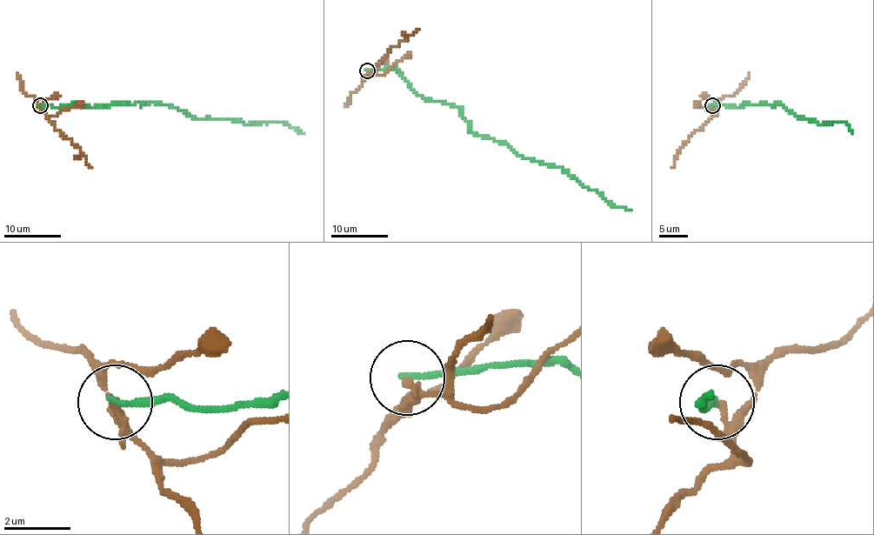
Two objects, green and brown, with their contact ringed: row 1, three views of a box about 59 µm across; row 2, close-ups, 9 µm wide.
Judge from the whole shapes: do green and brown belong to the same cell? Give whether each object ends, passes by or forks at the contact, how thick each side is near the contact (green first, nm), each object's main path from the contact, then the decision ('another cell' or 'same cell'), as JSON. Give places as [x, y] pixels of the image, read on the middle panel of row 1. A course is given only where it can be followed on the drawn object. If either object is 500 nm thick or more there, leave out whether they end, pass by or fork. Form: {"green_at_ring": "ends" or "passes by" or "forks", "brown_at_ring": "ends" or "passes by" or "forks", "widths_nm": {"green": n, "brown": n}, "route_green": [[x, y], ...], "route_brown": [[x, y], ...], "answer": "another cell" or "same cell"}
{"green_at_ring": "ends", "brown_at_ring": "passes by", "widths_nm": {"green": 180, "brown": 150}, "route_green": [[367, 70], [394, 69], [423, 97], [457, 106], [471, 133], [563, 167], [580, 184], [630, 210]], "route_brown": [[367, 70], [373, 73], [374, 67], [393, 47], [396, 47], [418, 30]], "answer": "another cell"}

